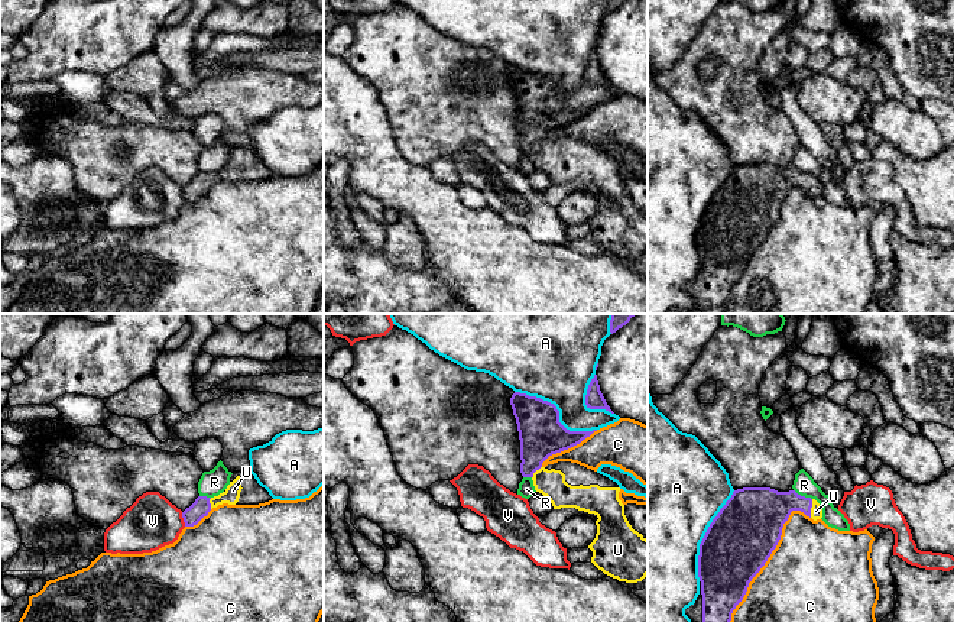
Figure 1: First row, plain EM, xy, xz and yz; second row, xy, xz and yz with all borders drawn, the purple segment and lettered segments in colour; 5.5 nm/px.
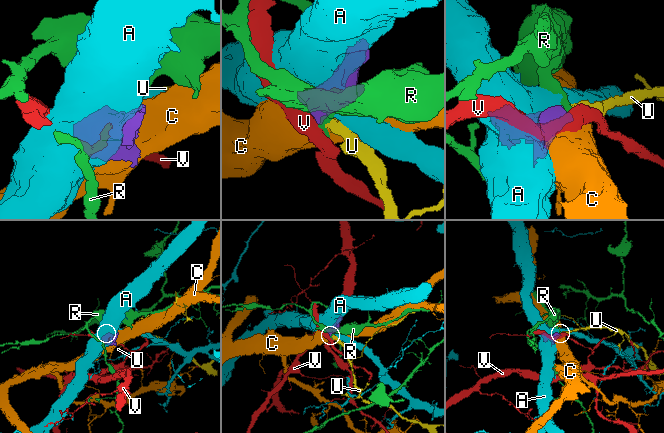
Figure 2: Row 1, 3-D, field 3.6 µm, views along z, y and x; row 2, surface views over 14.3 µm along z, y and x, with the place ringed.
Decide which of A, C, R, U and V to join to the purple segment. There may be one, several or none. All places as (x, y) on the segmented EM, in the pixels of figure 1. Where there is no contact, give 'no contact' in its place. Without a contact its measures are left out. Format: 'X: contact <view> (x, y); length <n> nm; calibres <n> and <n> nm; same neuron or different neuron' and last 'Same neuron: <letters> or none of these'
A: contact xz (558, 412); length 500 nm; calibres 240 and 380 nm; different neuron
C: contact yz (766, 560); length 750 nm; calibres 380 and 480 nm; different neuron
R: contact yz (802, 496); length 120 nm; calibres 280 and 120 nm; different neuron
U: contact yz (811, 507); length 110 nm; calibres 240 and 60 nm; same neuron
V: contact xy (184, 520); length 80 nm; calibres 100 and 300 nm; different neuron
Same neuron: U

